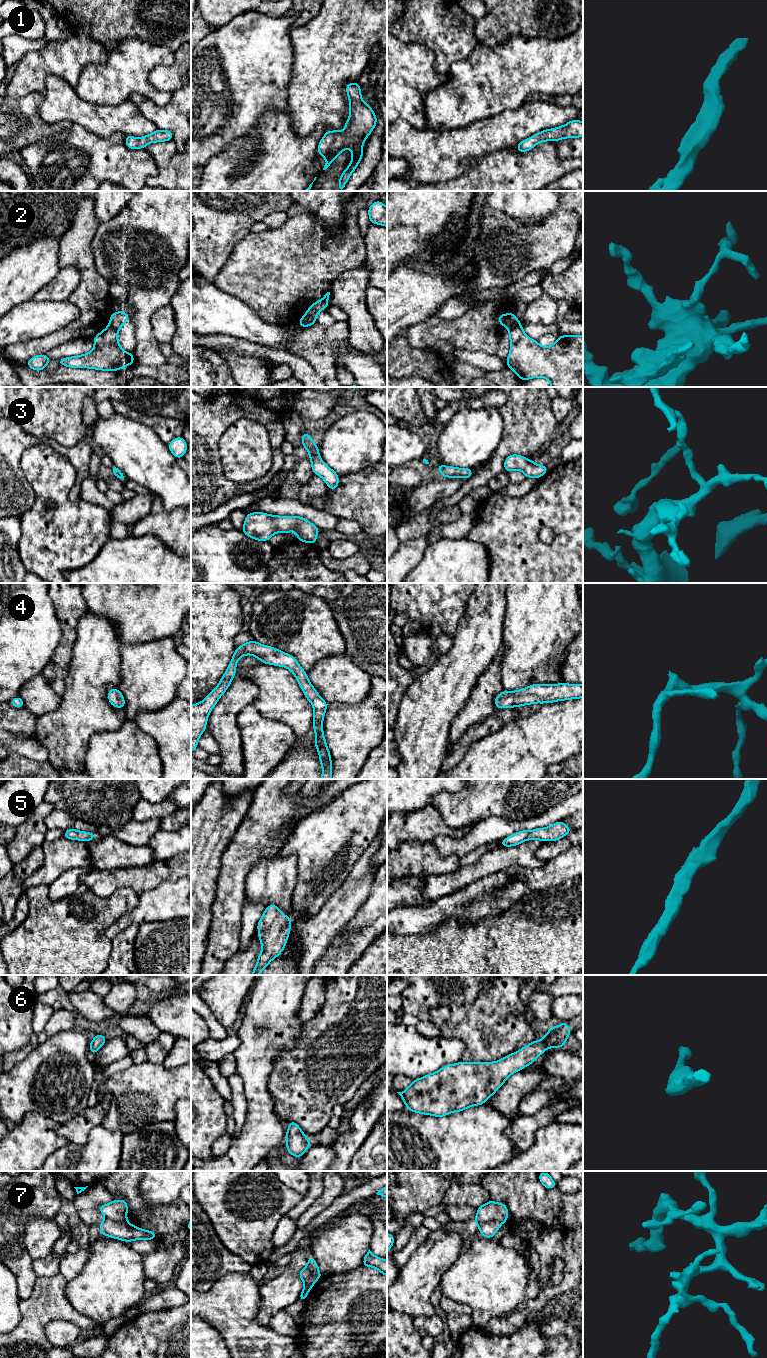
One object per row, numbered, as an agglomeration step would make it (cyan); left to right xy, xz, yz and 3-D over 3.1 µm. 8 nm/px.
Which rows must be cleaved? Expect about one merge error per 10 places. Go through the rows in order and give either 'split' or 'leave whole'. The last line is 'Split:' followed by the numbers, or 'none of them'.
1: leave whole
2: split
3: leave whole
4: leave whole
5: leave whole
6: leave whole
7: split
Split: 2, 7

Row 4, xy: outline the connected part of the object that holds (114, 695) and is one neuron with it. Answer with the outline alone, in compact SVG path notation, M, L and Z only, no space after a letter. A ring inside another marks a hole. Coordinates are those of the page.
M111 688L108 690L108 701L115 708L124 709L125 707L124 696L117 688Z

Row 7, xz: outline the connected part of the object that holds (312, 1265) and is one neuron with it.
M310 1257L307 1259L307 1267L310 1270L310 1274L313 1280L311 1282L304 1282L304 1288L301 1291L298 1299L299 1301L303 1302L305 1302L308 1293L311 1290L311 1288L314 1286L315 1282L322 1277L322 1274L319 1271L315 1258Z

